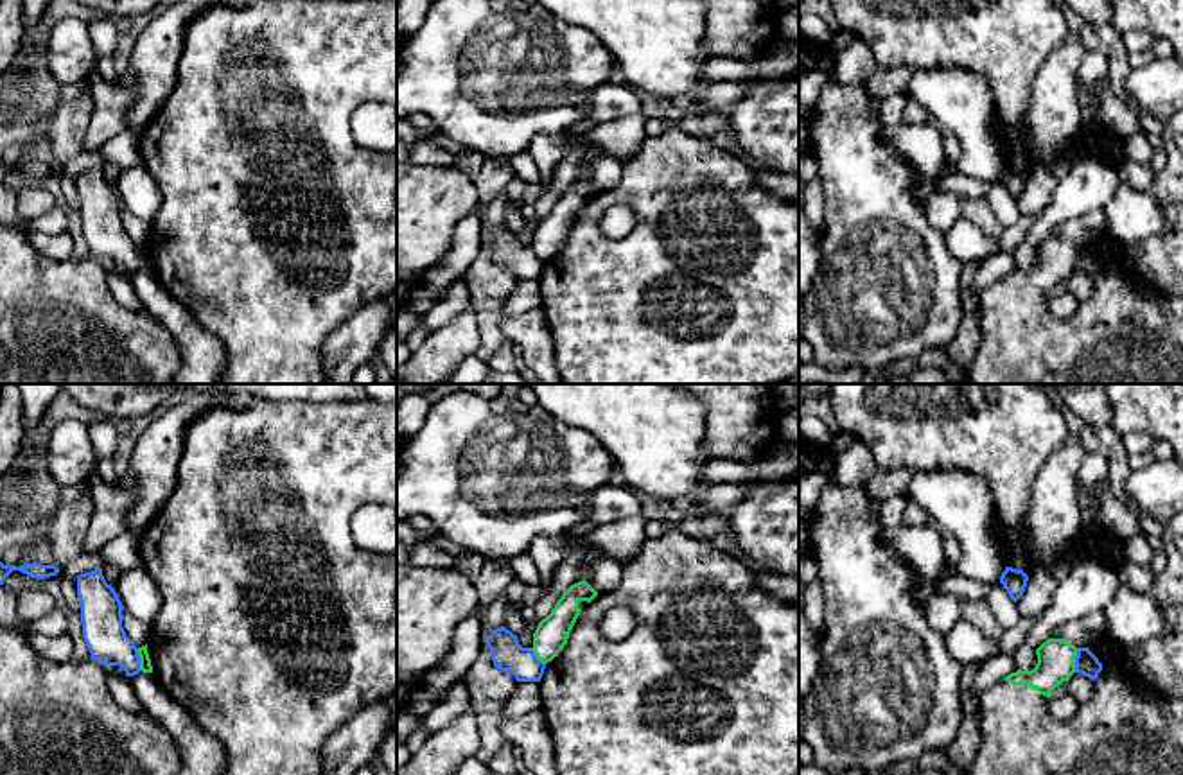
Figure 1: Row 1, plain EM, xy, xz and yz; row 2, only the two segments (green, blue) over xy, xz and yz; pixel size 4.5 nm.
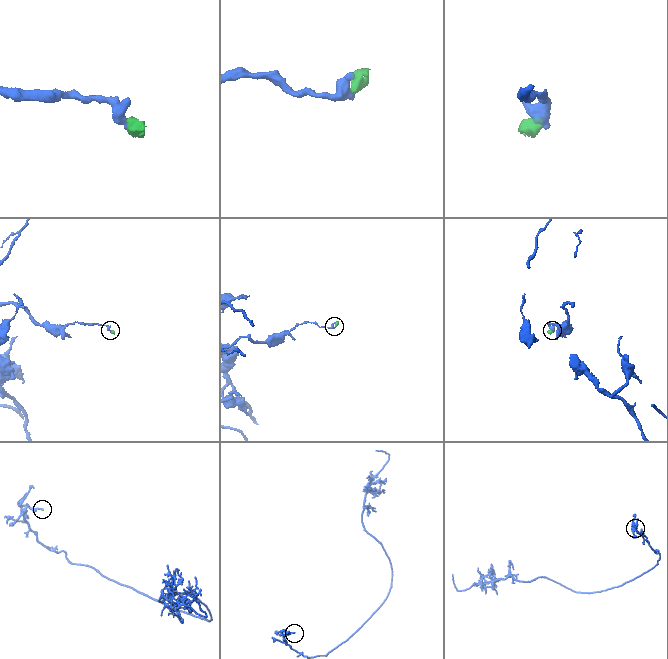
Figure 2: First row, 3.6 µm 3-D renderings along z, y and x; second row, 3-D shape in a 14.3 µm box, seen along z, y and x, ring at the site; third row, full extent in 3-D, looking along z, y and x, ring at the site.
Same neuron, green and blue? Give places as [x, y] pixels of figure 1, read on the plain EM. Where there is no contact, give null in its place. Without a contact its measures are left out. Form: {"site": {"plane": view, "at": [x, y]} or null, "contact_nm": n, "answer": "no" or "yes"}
{"site": {"plane": "yz", "at": [1074, 259]}, "contact_nm": 110, "answer": "no"}

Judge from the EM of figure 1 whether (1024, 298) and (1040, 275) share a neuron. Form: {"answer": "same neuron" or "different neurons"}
{"answer": "same neuron"}

